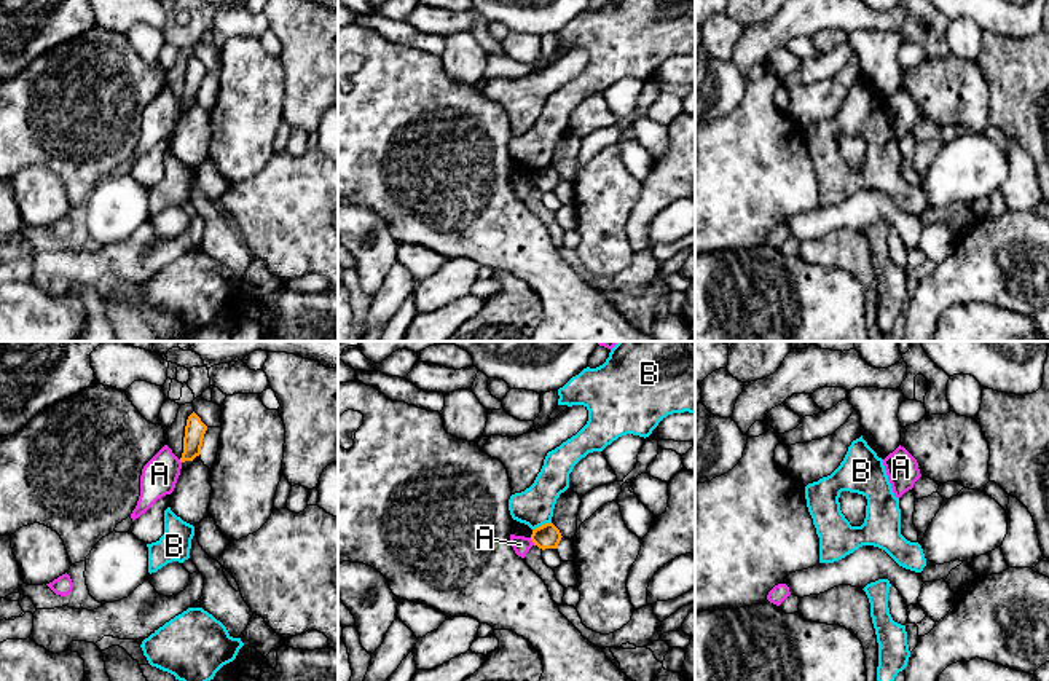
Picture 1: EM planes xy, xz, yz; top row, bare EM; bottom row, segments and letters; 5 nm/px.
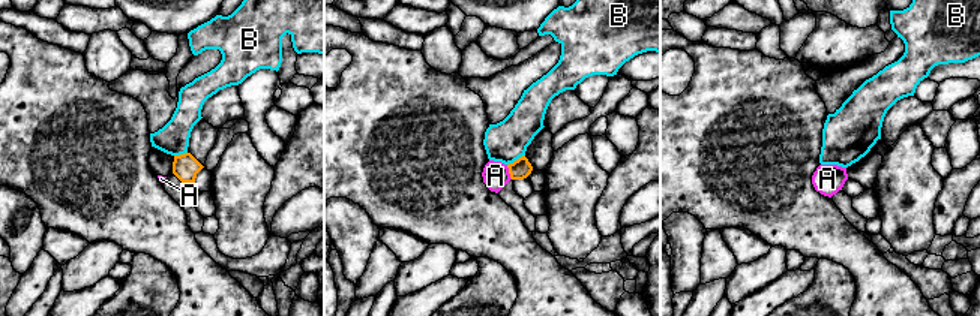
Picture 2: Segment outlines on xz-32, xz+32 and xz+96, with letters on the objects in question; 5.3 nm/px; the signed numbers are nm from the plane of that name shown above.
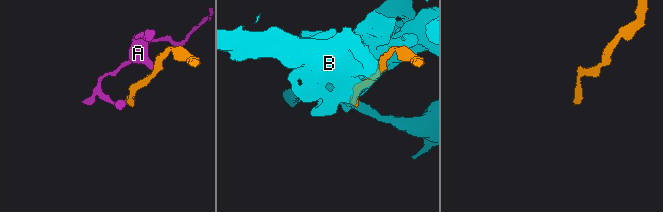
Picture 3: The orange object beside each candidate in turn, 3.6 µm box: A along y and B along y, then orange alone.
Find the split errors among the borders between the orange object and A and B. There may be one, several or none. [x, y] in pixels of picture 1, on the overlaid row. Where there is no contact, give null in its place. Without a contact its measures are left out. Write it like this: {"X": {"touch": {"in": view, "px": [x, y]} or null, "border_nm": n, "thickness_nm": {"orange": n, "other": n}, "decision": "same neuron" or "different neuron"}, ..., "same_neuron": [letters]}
{"A": {"touch": {"in": "xz", "px": [531, 539]}, "border_nm": 50, "thickness_nm": {"orange": 130, "other": 90}, "decision": "different neuron"}, "B": {"touch": {"in": "xz", "px": [542, 525]}, "border_nm": 110, "thickness_nm": {"orange": 130, "other": 190}, "decision": "different neuron"}, "same_neuron": []}

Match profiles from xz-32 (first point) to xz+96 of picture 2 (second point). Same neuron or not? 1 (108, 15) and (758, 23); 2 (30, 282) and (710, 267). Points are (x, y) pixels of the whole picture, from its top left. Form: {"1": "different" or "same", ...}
{"1": "same", "2": "same"}

